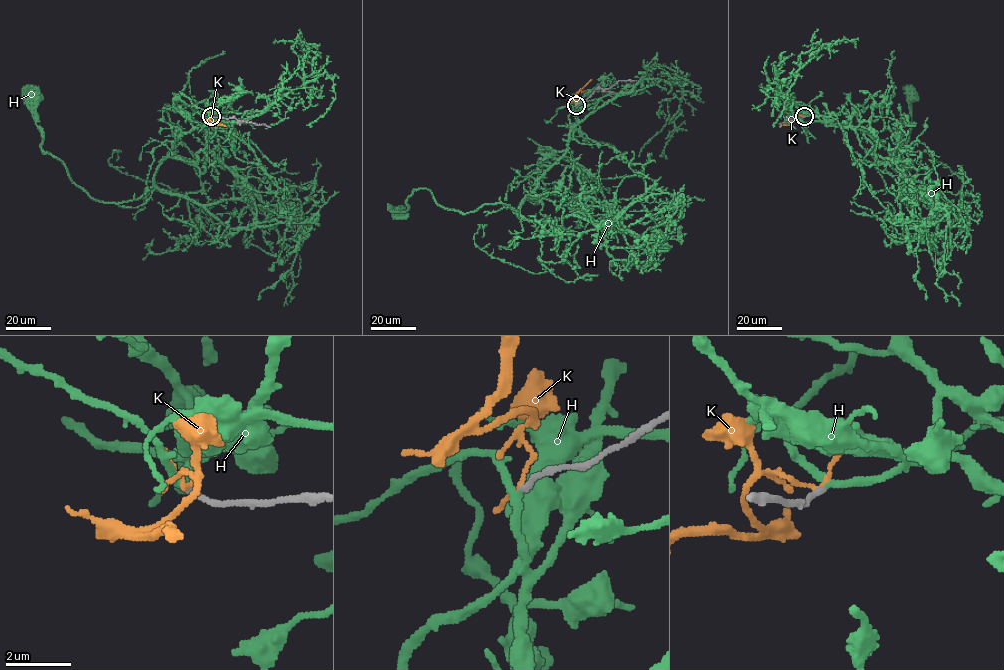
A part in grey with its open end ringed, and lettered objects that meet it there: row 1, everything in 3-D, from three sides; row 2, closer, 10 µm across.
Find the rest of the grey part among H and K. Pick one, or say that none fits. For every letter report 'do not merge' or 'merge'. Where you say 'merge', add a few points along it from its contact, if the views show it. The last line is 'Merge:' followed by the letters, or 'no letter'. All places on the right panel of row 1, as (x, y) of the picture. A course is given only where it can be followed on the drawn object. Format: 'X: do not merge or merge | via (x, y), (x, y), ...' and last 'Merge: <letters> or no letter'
H: merge | via (804, 116), (822, 115), (868, 133), (912, 184), (903, 198), (911, 203), (888, 156), (908, 139), (911, 96)
K: do not merge
Merge: H

